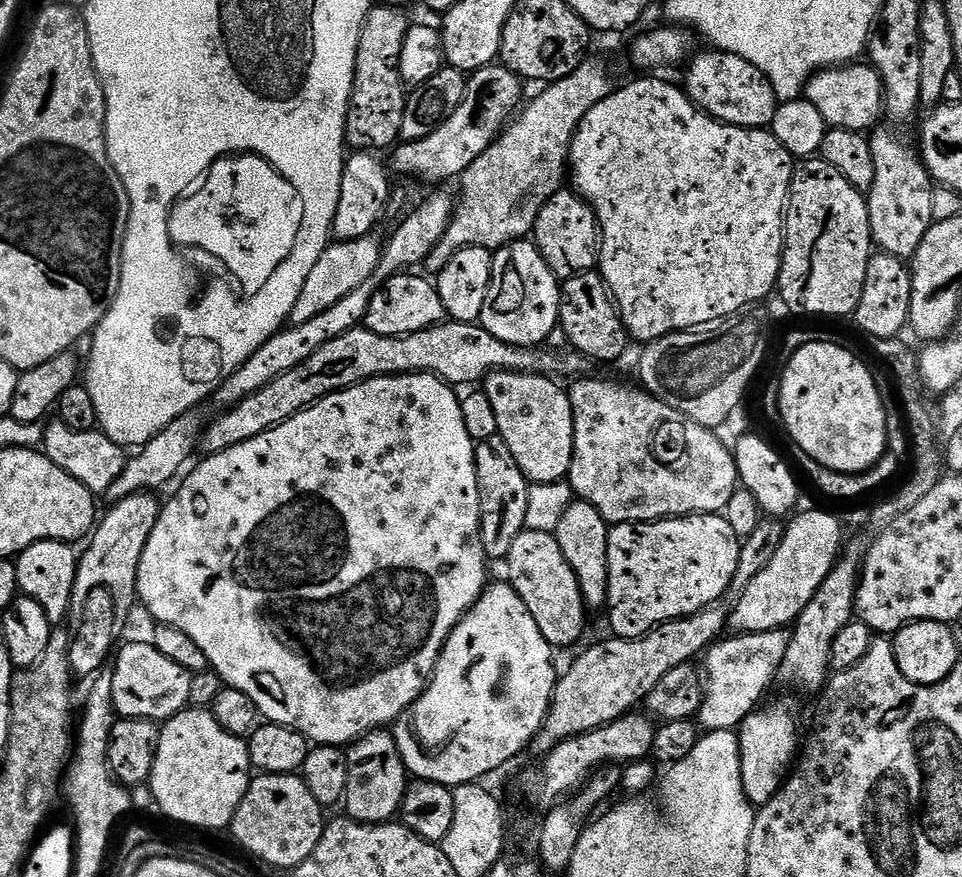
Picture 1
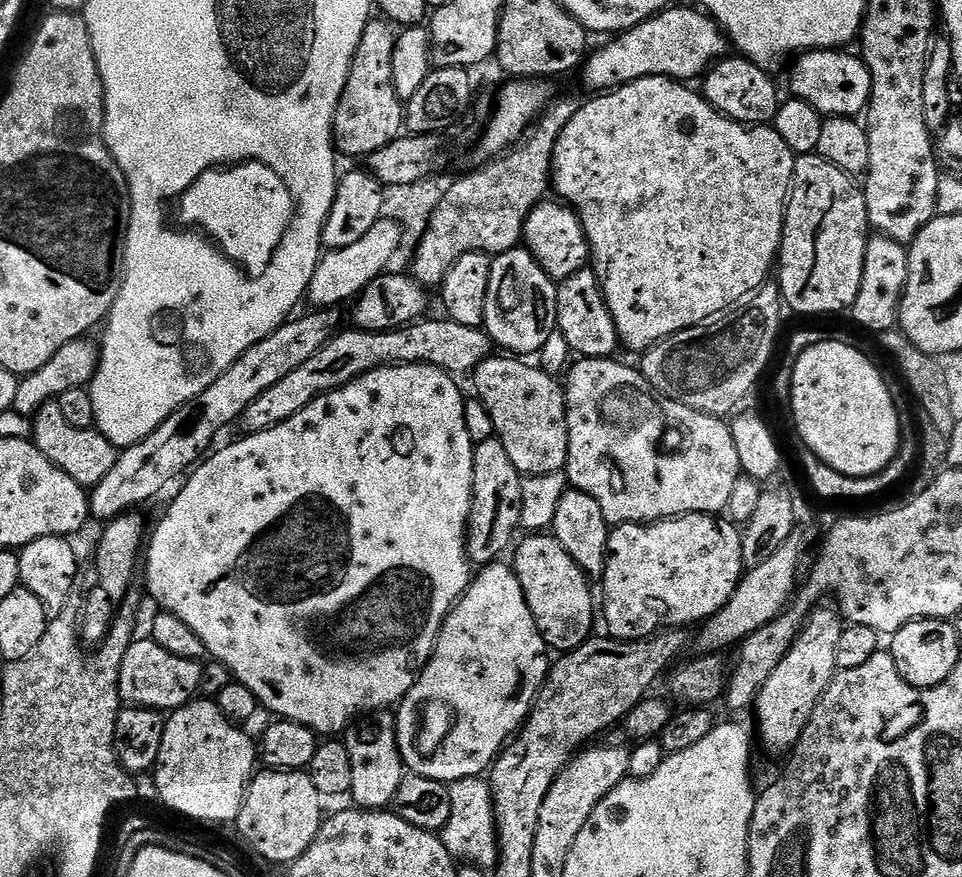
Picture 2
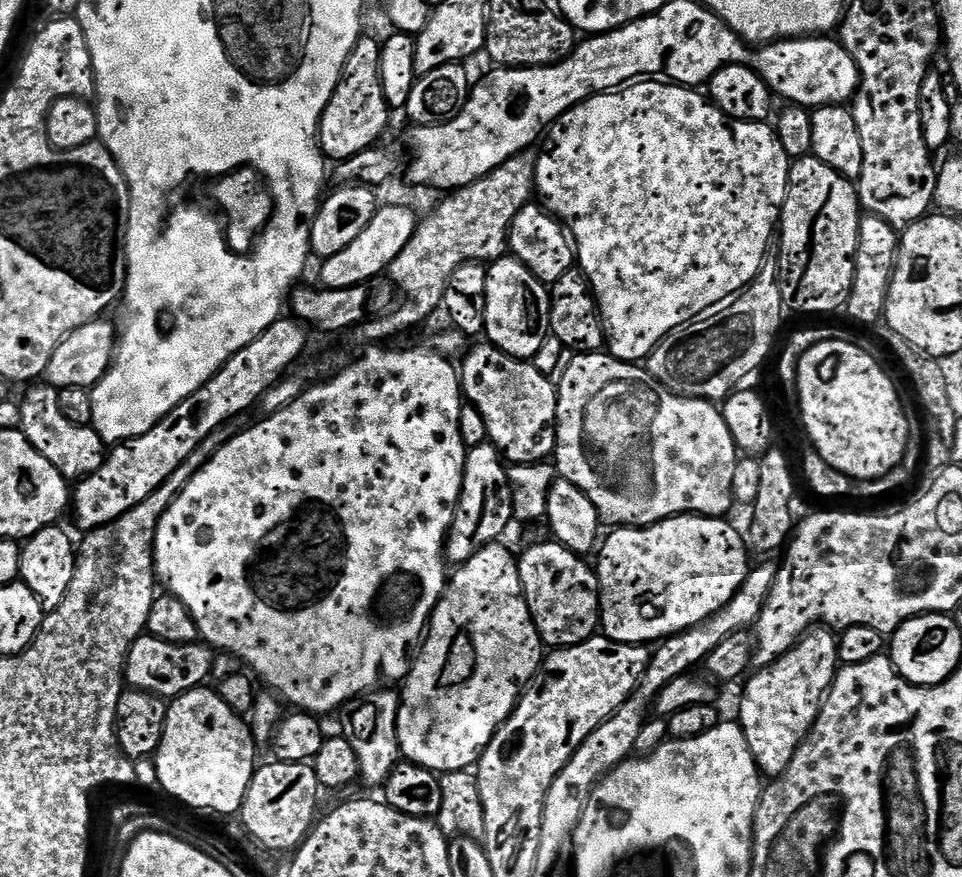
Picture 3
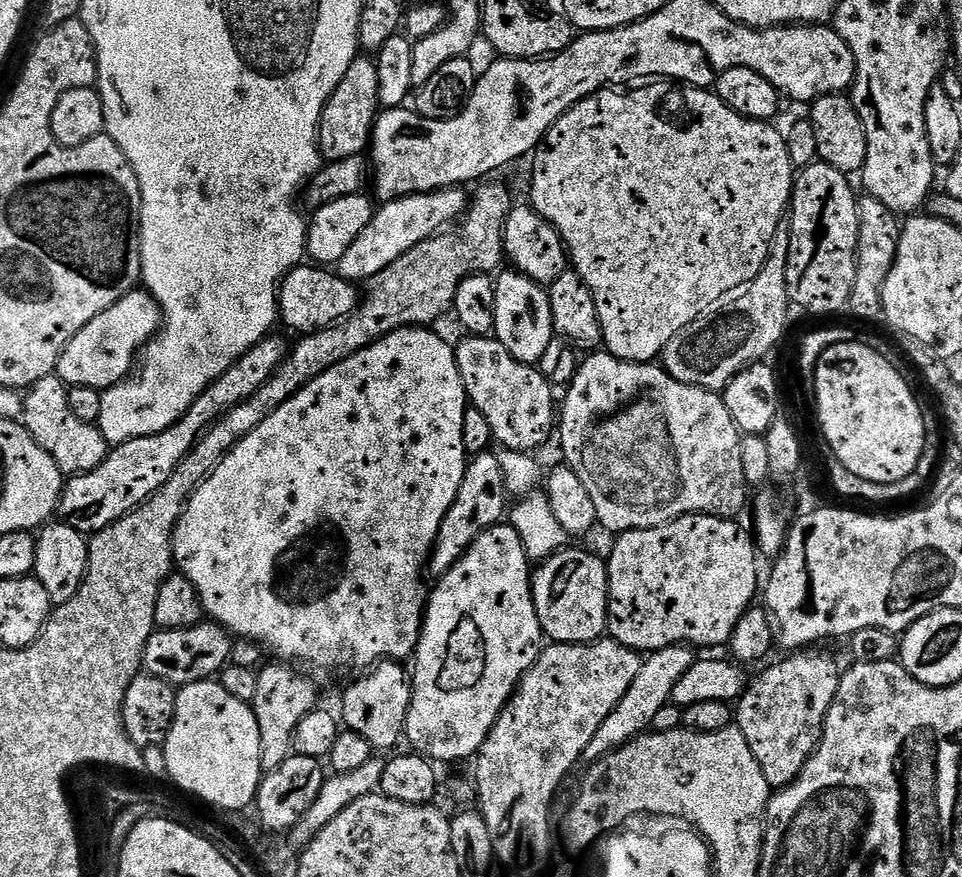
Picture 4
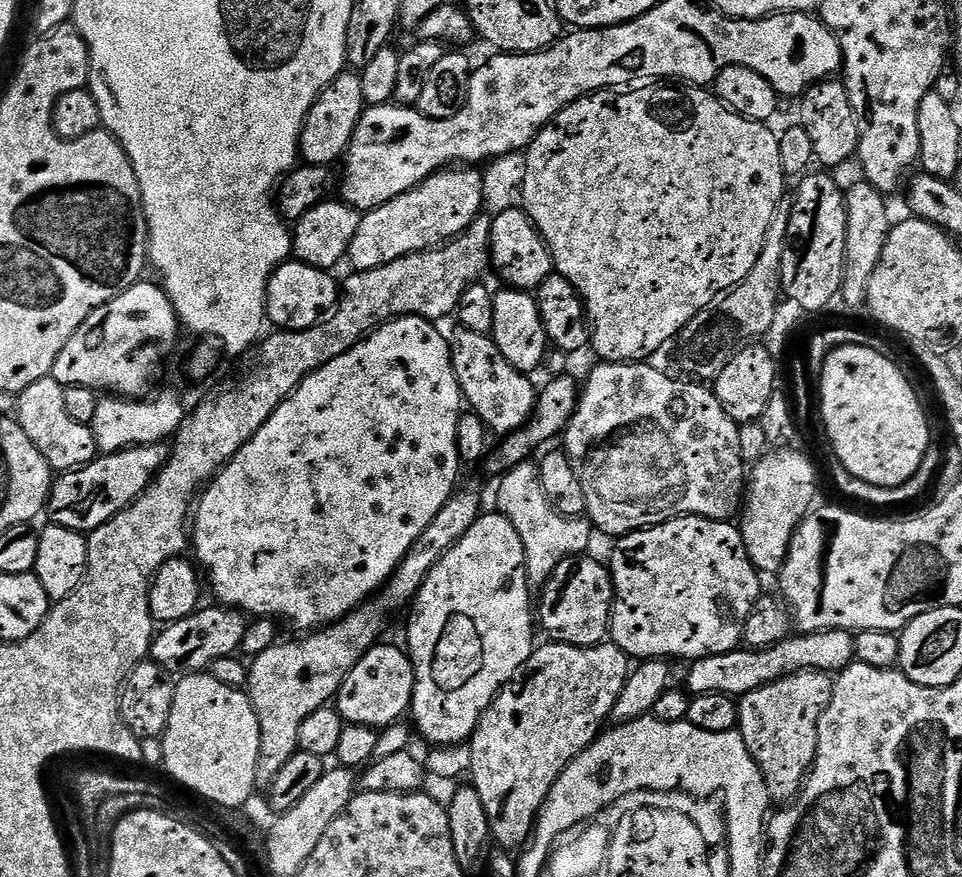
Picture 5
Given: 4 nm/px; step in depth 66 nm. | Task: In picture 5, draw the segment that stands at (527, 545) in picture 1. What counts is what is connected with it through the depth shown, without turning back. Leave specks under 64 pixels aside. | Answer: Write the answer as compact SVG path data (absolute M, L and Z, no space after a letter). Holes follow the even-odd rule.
M584 554L579 558L573 558L570 560L564 560L556 567L554 574L548 579L547 584L544 585L542 591L538 596L538 624L541 629L545 628L549 632L551 639L557 644L569 644L570 646L578 646L579 648L592 648L596 644L605 643L610 636L610 625L612 622L612 602L614 599L614 593L612 590L612 574L607 567L604 568L596 560L591 560L591 555Z

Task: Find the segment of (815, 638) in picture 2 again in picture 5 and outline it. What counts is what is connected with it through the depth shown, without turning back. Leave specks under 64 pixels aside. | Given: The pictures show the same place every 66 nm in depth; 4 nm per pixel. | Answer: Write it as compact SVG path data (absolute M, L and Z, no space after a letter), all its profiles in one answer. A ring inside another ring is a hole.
M801 671L746 693L739 701L738 731L740 737L744 739L746 750L750 750L754 762L760 767L760 772L764 775L764 781L768 787L768 795L773 801L791 802L800 795L812 771L812 764L816 761L818 722L832 697L833 683L833 677L827 672Z

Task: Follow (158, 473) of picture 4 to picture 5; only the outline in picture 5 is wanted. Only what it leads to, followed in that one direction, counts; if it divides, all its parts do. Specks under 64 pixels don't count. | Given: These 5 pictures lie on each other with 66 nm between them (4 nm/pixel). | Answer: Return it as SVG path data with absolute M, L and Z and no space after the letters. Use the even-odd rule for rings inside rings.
M167 443L142 444L138 448L123 448L121 452L97 455L89 464L75 468L72 472L61 472L52 481L46 505L47 519L53 524L75 532L89 533L98 526L110 522L148 489L159 472L161 464L168 459Z

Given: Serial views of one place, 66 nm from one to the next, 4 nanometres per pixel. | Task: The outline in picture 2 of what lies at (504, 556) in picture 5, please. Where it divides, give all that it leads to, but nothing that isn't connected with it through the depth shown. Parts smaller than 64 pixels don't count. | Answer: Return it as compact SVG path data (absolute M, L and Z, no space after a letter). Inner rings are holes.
M504 562L483 565L473 575L471 584L464 591L459 602L452 608L451 614L444 619L444 625L438 634L438 642L432 652L432 657L417 675L414 686L405 694L404 699L395 709L396 741L400 747L400 759L403 760L405 769L413 776L434 778L447 785L452 784L455 780L466 779L471 776L483 777L491 769L497 756L504 751L512 737L524 727L524 721L532 713L532 706L535 704L537 696L540 695L540 690L543 688L544 681L547 680L550 671L548 656L550 657L550 649L545 644L542 634L534 622L534 614L530 614L530 606L526 602L524 591L518 582L515 571L509 565L507 568Z

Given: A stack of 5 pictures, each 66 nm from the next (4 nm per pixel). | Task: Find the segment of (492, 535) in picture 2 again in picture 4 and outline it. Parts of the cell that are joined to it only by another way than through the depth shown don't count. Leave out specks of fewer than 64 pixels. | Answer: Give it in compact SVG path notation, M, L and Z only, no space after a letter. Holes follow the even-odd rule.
M489 450L471 457L467 461L462 478L462 486L458 486L458 498L450 510L446 510L446 518L442 518L442 526L438 530L435 543L430 551L430 568L436 574L443 574L452 568L454 562L460 560L464 551L476 541L481 534L506 516L506 505L510 496L505 491L503 472L499 469L495 451ZM504 503L505 508L504 508Z

